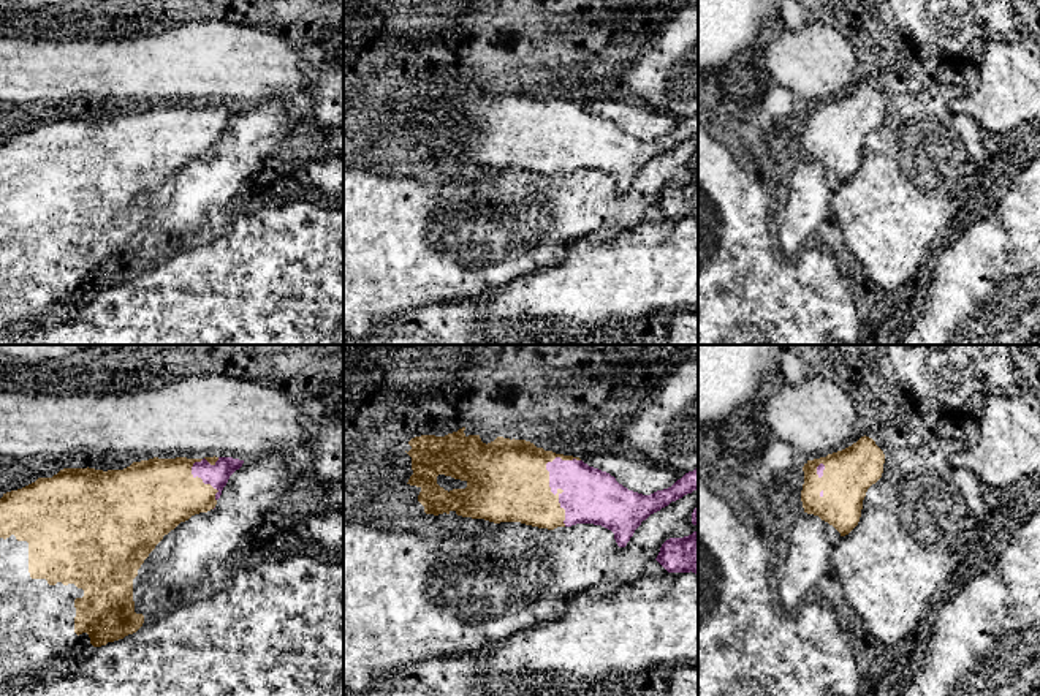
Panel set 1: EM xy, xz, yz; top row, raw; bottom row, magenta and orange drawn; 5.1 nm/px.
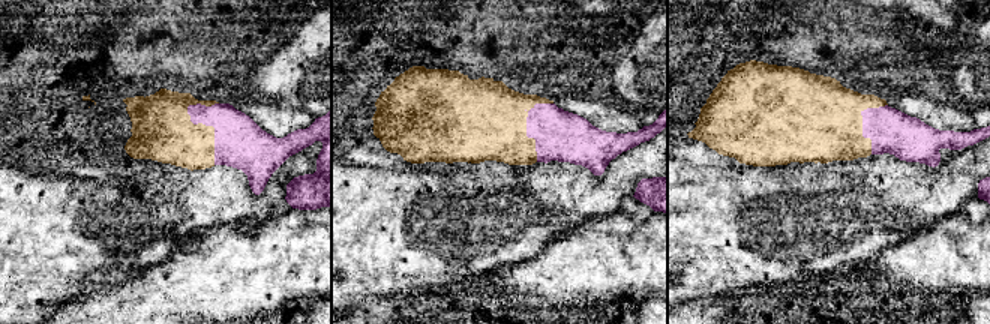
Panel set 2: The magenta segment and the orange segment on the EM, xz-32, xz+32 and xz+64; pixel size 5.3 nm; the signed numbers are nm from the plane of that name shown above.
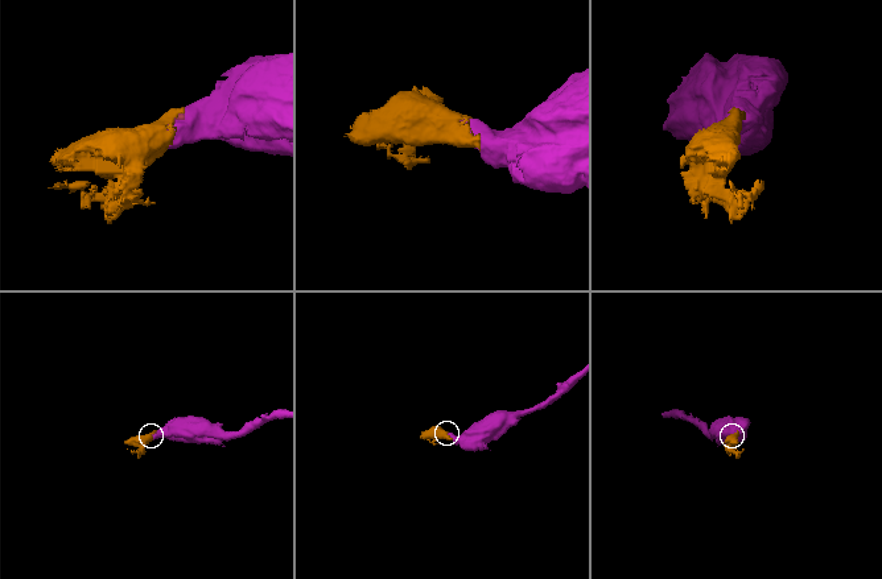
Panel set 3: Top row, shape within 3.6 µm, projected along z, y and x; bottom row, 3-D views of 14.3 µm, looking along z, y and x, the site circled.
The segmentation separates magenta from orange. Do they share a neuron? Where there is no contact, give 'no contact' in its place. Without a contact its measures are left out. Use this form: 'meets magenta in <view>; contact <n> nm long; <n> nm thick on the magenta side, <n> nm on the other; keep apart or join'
meets magenta in xz; contact 360 nm long; 280 nm thick on the magenta side, 420 nm on the other; join

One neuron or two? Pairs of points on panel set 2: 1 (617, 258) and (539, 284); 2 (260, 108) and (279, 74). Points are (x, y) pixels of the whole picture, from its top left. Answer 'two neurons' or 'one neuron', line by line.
1: one neuron
2: two neurons

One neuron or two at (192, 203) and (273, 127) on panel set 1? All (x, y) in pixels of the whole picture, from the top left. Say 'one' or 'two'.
one

